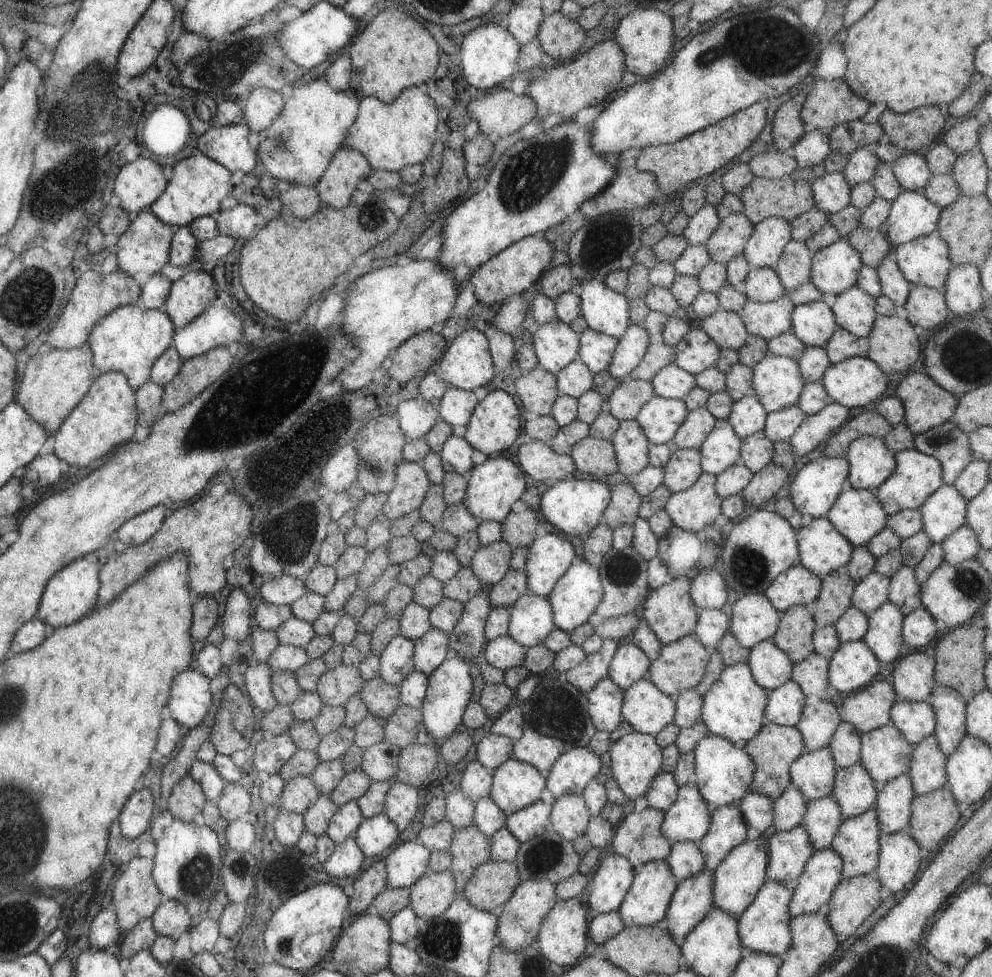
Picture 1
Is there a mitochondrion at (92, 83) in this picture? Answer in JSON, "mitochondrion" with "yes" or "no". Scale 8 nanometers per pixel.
{"mitochondrion":"yes"}

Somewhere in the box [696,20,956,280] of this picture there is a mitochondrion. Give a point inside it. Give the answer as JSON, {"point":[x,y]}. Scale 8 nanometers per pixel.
{"point":[755,61]}

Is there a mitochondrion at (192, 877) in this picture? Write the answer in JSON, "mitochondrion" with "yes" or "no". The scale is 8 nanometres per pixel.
{"mitochondrion":"yes"}

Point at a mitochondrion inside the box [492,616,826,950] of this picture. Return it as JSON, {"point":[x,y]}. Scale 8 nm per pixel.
{"point":[553,716]}

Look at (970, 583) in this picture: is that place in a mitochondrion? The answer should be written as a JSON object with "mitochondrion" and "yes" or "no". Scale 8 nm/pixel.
{"mitochondrion":"yes"}

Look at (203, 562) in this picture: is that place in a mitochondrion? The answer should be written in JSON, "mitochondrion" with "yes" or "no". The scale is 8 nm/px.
{"mitochondrion":"no"}

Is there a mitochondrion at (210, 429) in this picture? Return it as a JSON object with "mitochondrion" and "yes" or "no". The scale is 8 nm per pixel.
{"mitochondrion":"yes"}

